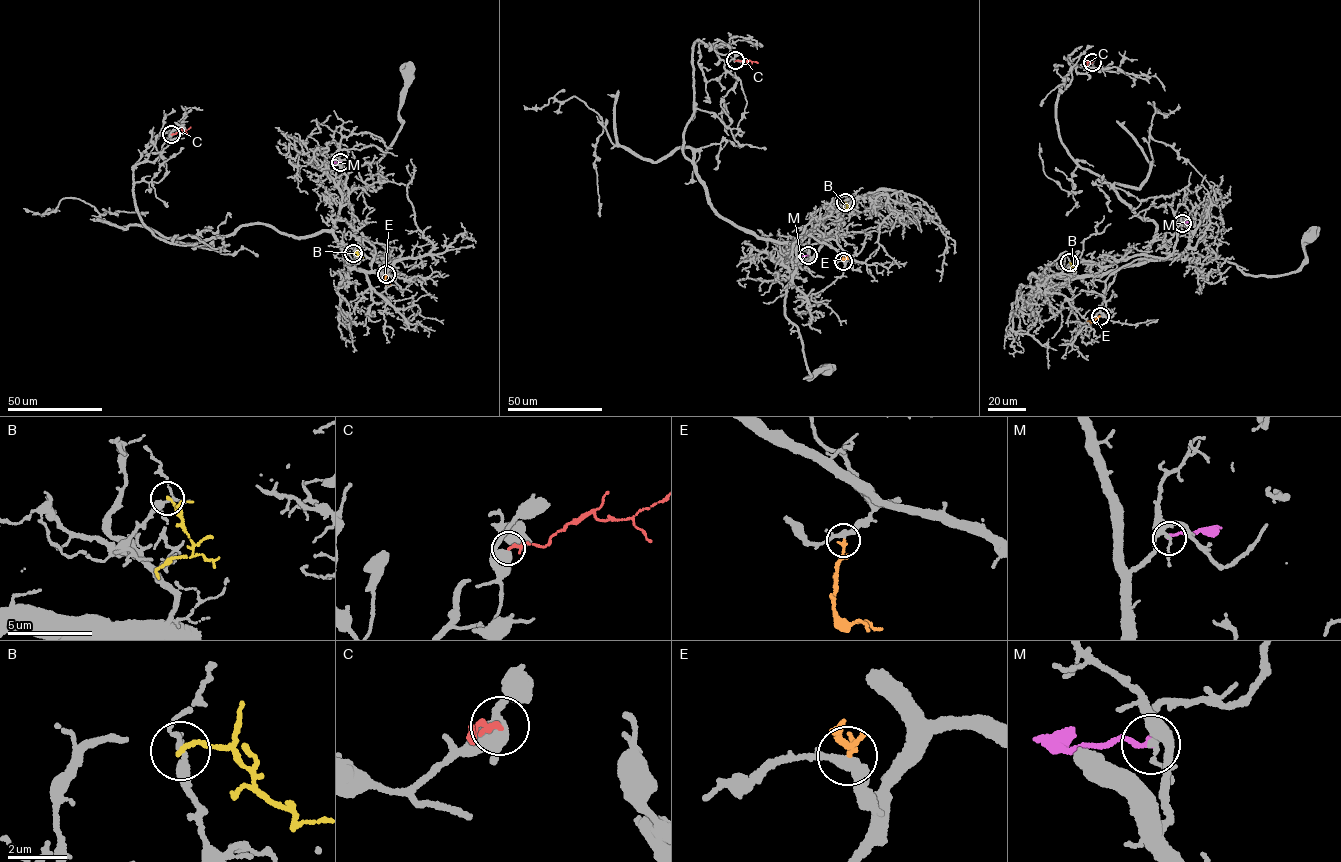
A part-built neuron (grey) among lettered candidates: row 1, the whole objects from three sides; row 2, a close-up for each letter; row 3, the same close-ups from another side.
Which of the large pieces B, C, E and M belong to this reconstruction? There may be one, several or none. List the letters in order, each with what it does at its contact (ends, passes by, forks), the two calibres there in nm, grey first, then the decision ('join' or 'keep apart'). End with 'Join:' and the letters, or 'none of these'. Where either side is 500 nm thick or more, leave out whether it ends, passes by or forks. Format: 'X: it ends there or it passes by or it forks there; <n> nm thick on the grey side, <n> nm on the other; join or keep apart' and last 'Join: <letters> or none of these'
B: it ends there; 240 nm thick on the grey side, 140 nm on the other; keep apart
C: it ends there; 380 nm thick on the grey side, 160 nm on the other; keep apart
E: it ends there; 240 nm thick on the grey side, 190 nm on the other; join
M: it ends there; 180 nm thick on the grey side, 160 nm on the other; keep apart
Join: E

